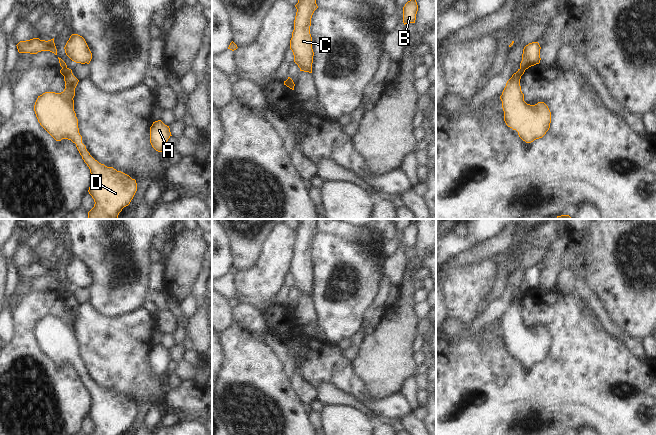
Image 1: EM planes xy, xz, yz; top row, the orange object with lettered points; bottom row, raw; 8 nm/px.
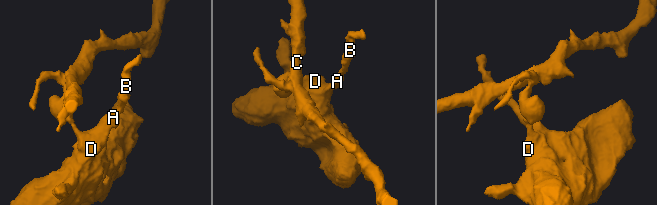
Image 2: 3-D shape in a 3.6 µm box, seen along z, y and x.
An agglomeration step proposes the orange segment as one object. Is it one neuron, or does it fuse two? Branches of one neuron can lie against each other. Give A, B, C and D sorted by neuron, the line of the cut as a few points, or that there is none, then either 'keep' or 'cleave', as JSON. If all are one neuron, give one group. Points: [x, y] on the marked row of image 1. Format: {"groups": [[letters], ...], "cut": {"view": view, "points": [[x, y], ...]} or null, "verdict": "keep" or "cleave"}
{"groups": [["A", "B", "D"], ["C"]], "cut": {"view": "yz", "points": [[520, 67], [525, 69]]}, "verdict": "cleave"}

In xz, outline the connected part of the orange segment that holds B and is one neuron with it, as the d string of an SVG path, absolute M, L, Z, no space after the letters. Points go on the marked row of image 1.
M416 0L408 1L403 7L403 23L415 23L418 5Z

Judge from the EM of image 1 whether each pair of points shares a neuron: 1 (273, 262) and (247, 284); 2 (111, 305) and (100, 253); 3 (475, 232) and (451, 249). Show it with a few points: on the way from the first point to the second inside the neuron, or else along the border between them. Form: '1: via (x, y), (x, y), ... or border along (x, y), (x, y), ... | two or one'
1: via (267, 268), (253, 282) | one
2: via (111, 292), (111, 266) | one
3: via (469, 238), (464, 243), (457, 244) | one

